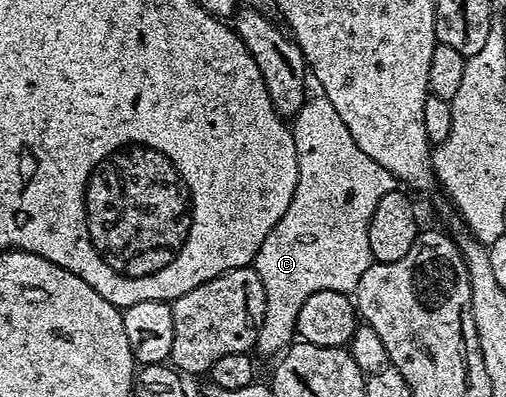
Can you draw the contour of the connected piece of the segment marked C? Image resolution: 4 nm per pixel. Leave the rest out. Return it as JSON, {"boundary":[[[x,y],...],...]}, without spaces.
{"boundary":[[[312,97],[305,98],[302,109],[291,120],[290,130],[296,146],[296,188],[290,197],[286,213],[282,213],[282,217],[274,225],[274,229],[270,229],[266,241],[262,241],[262,249],[258,249],[254,260],[254,270],[256,276],[260,278],[259,290],[264,291],[264,316],[258,319],[258,326],[254,331],[254,347],[255,350],[260,350],[262,354],[273,355],[273,357],[279,356],[293,342],[296,335],[298,313],[302,313],[302,305],[306,305],[306,297],[323,291],[355,292],[358,281],[362,281],[362,273],[366,273],[366,269],[374,262],[370,253],[370,237],[368,236],[368,226],[370,225],[370,217],[374,213],[374,205],[378,205],[378,201],[382,196],[397,190],[398,187],[398,180],[389,171],[382,169],[378,165],[378,161],[370,161],[370,157],[366,157],[366,153],[362,153],[362,149],[358,149],[358,144],[354,141],[354,137],[350,137],[350,129],[346,129],[345,122],[342,121],[342,117],[338,117],[338,113],[334,110],[334,105],[330,105],[328,99],[323,97],[317,97],[317,99],[312,99]]]}

